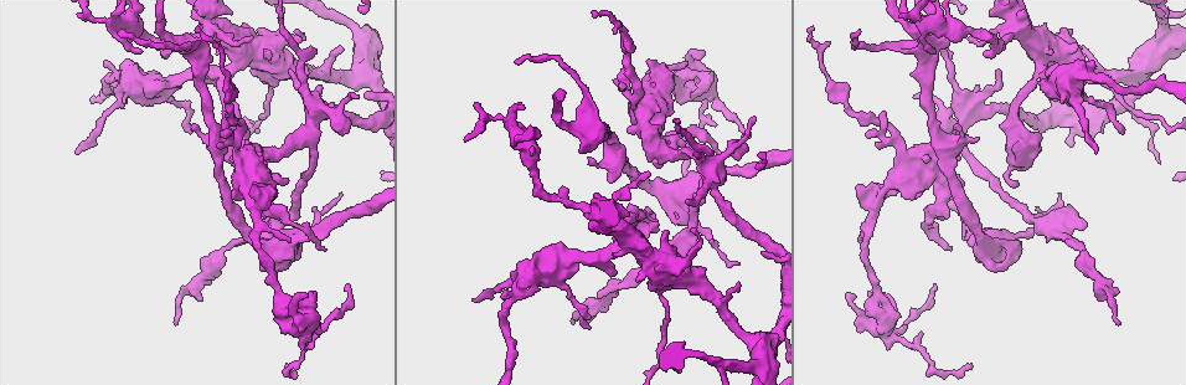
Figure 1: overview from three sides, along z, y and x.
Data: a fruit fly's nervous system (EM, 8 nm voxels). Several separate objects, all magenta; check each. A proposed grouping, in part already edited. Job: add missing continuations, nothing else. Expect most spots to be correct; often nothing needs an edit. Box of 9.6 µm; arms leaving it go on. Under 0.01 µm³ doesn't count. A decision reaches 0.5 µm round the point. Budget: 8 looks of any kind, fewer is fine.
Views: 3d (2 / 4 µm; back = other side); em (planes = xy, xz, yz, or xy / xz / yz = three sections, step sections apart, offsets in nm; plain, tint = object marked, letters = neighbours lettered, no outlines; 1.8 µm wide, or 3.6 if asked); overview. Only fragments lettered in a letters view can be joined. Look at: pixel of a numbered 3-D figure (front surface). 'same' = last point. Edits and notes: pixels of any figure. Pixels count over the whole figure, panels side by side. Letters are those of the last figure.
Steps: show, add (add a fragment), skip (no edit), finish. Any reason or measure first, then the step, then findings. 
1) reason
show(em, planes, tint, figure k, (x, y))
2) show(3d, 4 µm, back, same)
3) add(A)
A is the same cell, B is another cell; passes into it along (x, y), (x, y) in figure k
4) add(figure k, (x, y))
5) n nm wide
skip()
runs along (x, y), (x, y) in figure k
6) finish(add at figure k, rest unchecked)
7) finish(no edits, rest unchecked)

sharp bend
show(3d, 4 µm, figure 1, (259, 222))

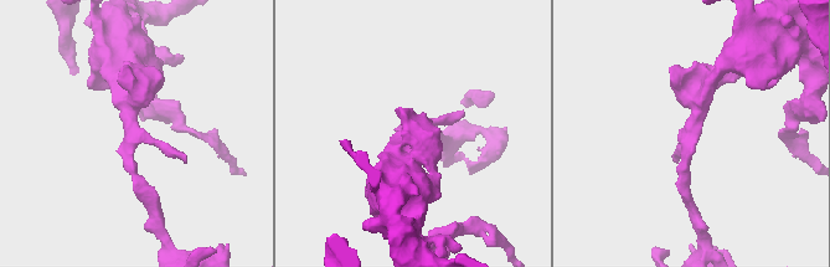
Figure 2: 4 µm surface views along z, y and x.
need the tissue
show(em, xz, step 8, tint, figure 2, (693, 129))

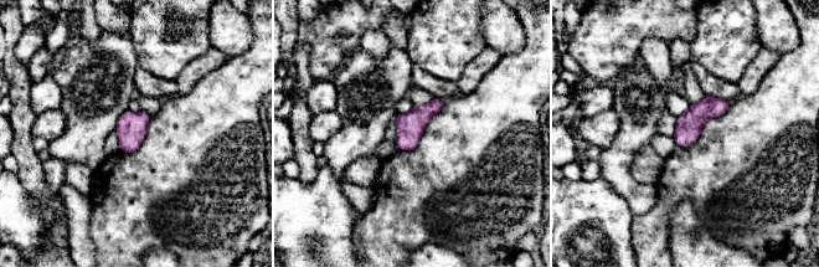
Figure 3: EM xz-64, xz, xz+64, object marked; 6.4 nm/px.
cut it another way
show(em, planes, letters, same)

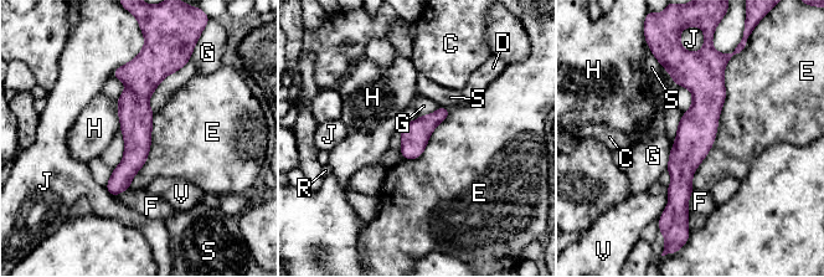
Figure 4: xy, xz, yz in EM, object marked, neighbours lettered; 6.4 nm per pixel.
180 nm wide
skip()
C, D, E, F, G, H, J, R, S and V are other cells; no lettered fragment goes on from it

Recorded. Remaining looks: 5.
side arm on a straight run
show(em, xz, step 8, plain, figure 1, (948, 156))

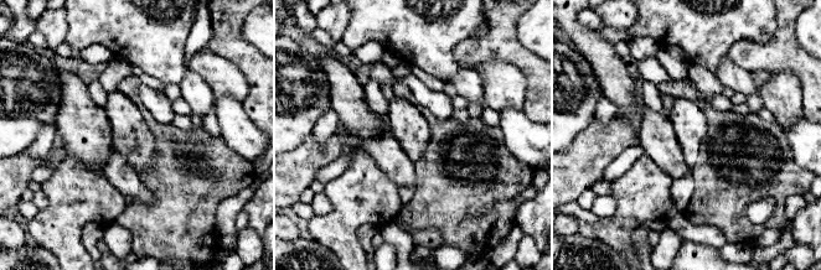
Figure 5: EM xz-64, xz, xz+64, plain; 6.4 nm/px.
show(em, xz, step 8, letters, same)

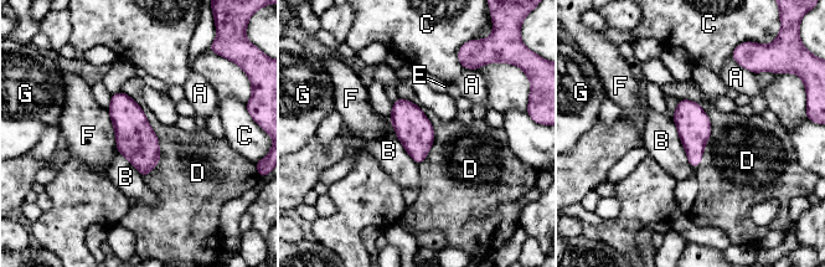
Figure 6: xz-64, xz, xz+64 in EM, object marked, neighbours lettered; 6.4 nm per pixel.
220 nm wide
skip()
A, B, C, D, E, F and G are other cells; no lettered fragment goes on from it

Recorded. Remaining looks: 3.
branch stops here
show(3d, 4 µm, figure 1, (658, 223))

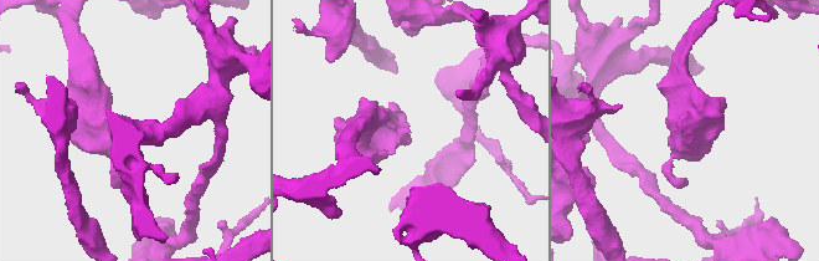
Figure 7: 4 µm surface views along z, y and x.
show(em, xy, step 16, tint, figure 7, (409, 129))

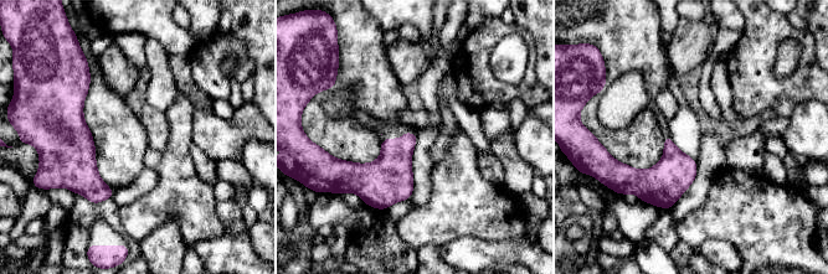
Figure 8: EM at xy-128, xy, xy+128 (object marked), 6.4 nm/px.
show(em, planes, letters, same)

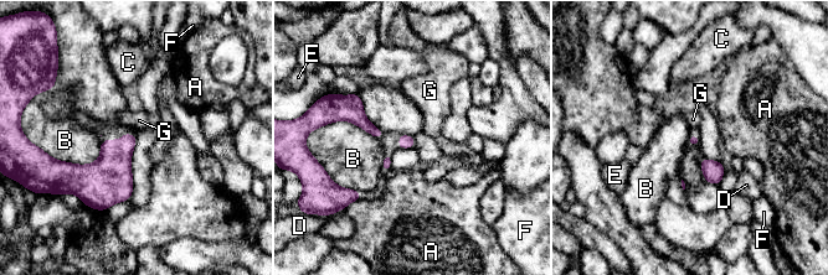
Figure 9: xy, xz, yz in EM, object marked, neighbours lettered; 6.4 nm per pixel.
skip()
A, B, C, D, E, F and G are other cells; border along (102, 141), (88, 164), (50, 155) in figure 9; none of them fits

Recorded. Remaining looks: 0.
finish(no edits, rest unchecked)

